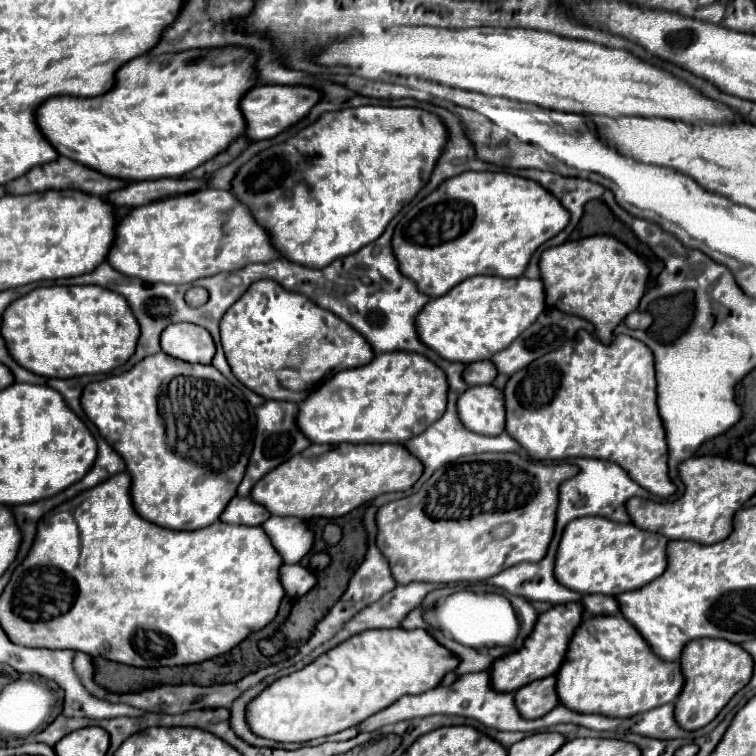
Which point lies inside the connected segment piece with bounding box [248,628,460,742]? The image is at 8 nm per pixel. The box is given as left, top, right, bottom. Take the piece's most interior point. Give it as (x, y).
(365, 674)

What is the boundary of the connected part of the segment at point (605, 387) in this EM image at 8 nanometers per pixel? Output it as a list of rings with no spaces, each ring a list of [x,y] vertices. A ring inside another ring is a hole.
[[[582,330],[574,340],[570,340],[570,344],[558,348],[558,352],[542,356],[542,360],[534,360],[534,364],[528,364],[510,376],[504,388],[504,398],[506,432],[514,436],[532,458],[602,458],[620,464],[642,488],[656,496],[668,498],[676,492],[676,486],[668,478],[668,444],[656,406],[654,356],[644,342],[620,334],[612,344],[602,344]]]

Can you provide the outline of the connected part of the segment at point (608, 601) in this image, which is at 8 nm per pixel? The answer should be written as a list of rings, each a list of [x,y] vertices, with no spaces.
[[[590,594],[584,596],[582,600],[586,614],[620,614],[620,606],[616,596],[606,596],[606,594]]]

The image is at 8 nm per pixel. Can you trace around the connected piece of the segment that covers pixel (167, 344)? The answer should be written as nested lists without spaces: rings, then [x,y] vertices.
[[[170,324],[162,332],[162,350],[168,356],[176,356],[178,360],[192,364],[210,364],[216,346],[210,332],[196,324]]]

